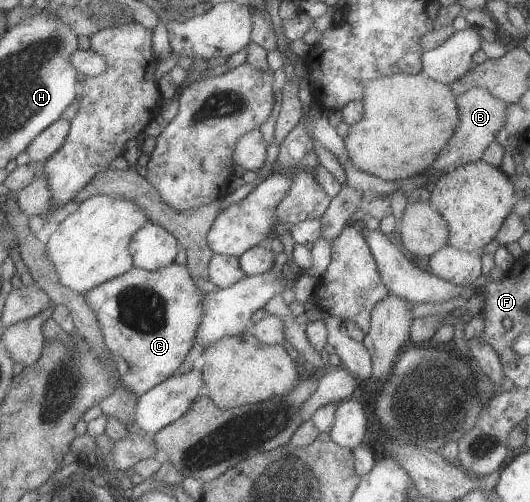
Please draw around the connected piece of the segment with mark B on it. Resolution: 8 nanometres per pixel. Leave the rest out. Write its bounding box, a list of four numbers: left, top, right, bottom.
[426,86,508,175]

